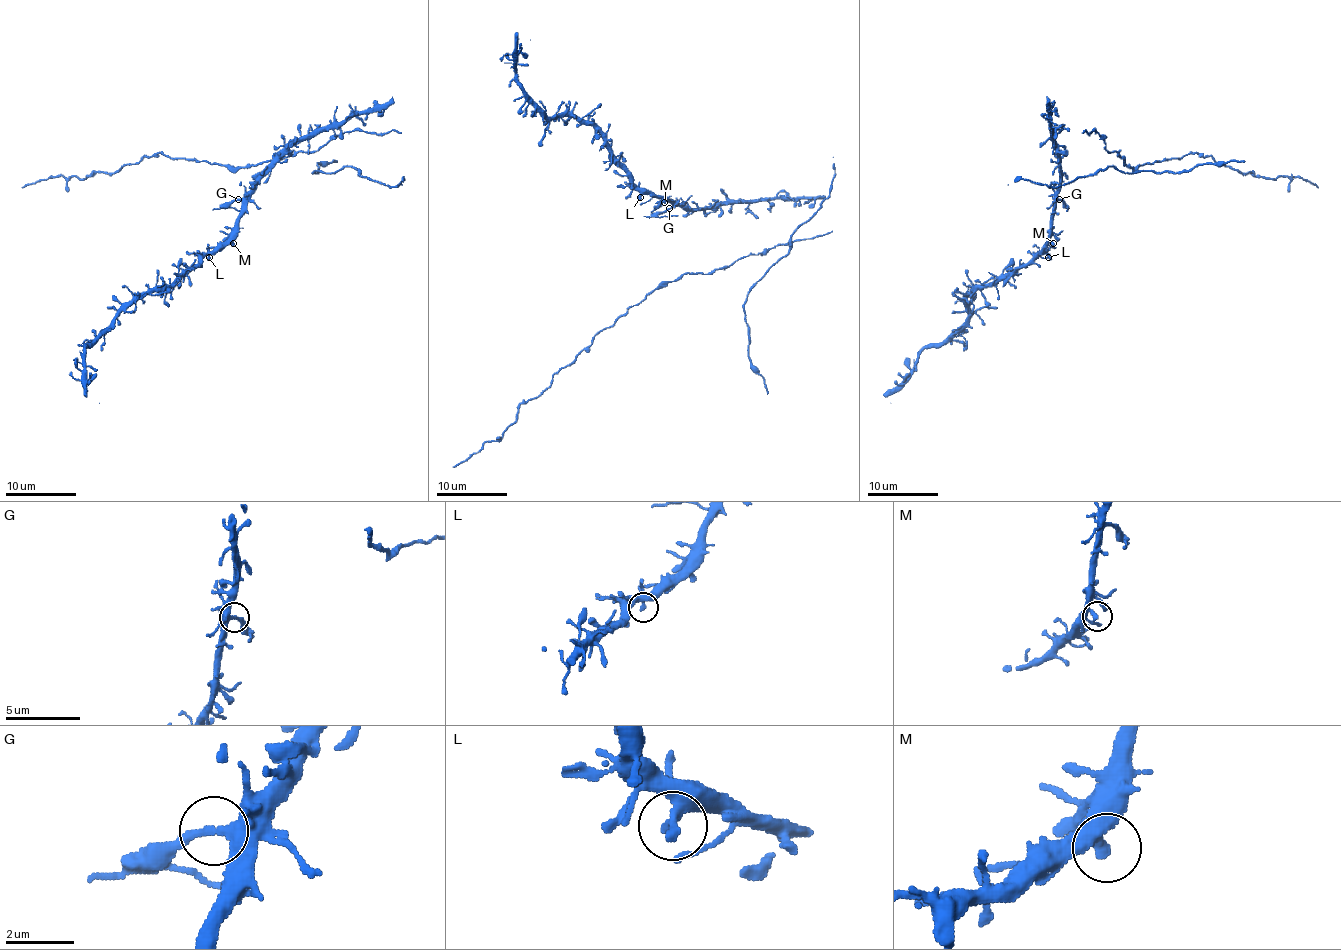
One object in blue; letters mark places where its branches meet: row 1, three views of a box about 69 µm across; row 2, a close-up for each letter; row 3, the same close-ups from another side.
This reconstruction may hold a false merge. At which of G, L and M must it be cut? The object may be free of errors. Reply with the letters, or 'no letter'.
G

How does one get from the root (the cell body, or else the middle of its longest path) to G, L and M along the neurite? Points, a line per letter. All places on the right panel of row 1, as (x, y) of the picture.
G: (1050, 110), (1052, 140), (1059, 165), (1059, 199)
L: (1050, 110), (1052, 140), (1059, 165), (1059, 194), (1052, 215), (1052, 236), (1045, 245), (1048, 257)
M: (1050, 110), (1052, 140), (1059, 165), (1059, 194), (1050, 233), (1053, 243)

